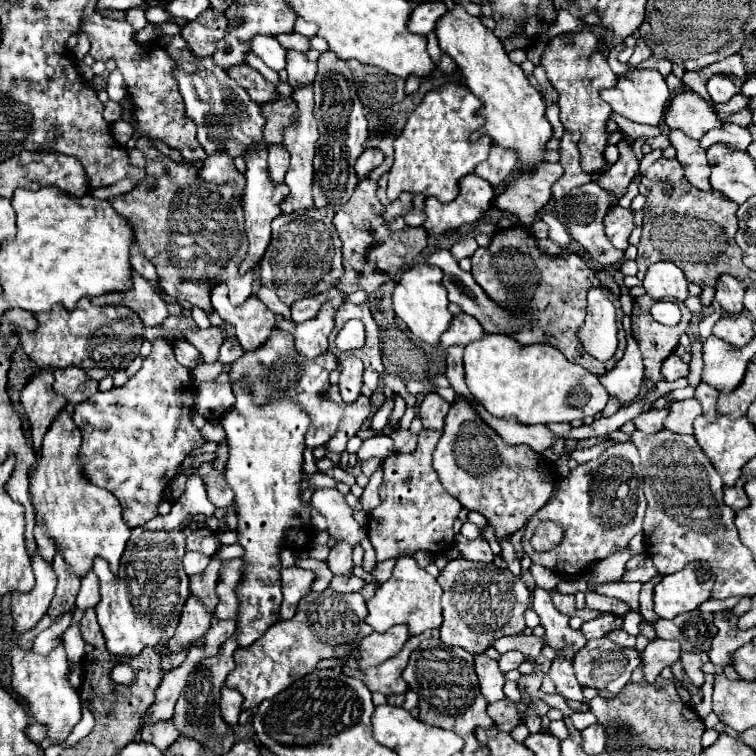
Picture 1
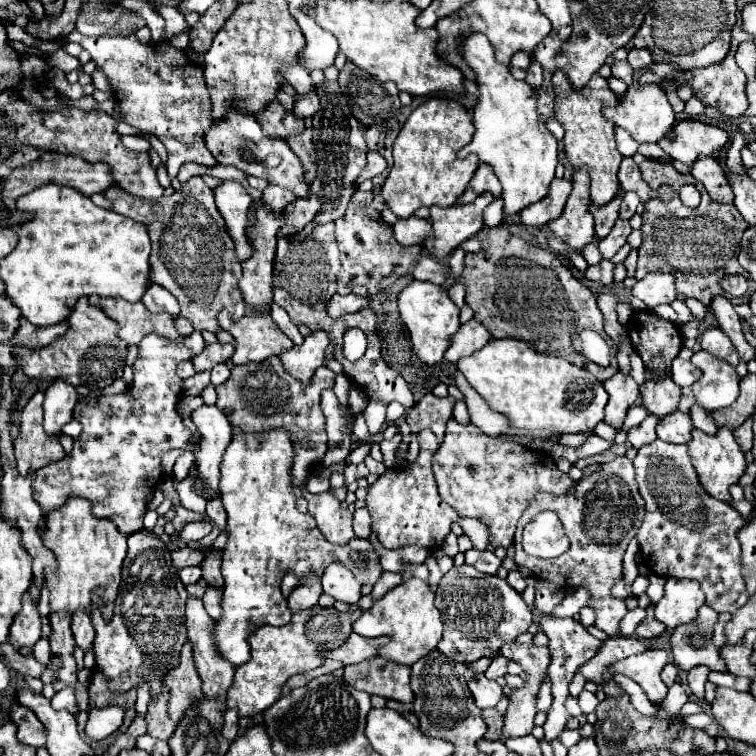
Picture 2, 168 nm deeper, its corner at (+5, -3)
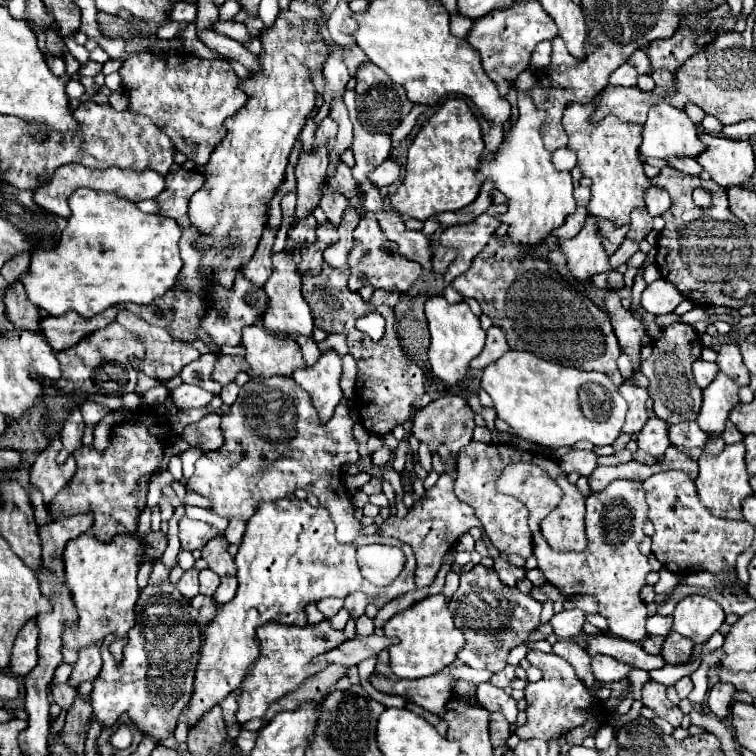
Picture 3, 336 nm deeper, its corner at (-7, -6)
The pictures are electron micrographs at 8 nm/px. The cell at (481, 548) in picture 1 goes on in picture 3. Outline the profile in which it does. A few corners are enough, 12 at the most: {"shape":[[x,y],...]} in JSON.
{"shape":[[496,558],[494,570],[506,586],[516,586],[526,578],[524,568]]}

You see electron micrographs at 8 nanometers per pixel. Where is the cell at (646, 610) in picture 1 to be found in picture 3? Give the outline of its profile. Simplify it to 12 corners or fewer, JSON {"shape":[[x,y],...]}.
{"shape":[[670,632],[662,656],[666,664],[690,662],[694,642]]}

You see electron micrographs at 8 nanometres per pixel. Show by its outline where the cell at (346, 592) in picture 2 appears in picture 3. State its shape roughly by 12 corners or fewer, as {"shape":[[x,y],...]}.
{"shape":[[354,592],[344,600],[344,608],[354,620],[364,614],[368,598]]}

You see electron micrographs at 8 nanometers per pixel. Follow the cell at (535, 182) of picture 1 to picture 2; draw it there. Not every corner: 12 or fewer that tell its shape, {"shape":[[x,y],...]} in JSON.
{"shape":[[552,179],[548,195],[520,211],[524,225],[542,227],[556,219],[572,191]]}

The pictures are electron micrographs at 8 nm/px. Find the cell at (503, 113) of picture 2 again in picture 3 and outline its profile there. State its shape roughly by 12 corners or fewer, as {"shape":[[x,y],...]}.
{"shape":[[538,110],[518,122],[478,176],[508,198],[500,222],[528,252],[576,210]]}

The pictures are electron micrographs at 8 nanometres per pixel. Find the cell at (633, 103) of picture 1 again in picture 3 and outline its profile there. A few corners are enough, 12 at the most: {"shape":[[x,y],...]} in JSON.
{"shape":[[652,106],[640,154],[696,158],[706,150],[684,110]]}

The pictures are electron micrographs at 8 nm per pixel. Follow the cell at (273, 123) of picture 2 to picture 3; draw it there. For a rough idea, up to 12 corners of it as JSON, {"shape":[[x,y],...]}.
{"shape":[[304,152],[296,164],[296,218],[308,218],[320,202],[328,152]]}

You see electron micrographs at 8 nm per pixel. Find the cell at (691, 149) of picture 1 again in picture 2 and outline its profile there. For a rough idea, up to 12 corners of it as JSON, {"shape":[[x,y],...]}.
{"shape":[[714,157],[690,167],[716,203],[732,203],[734,193]]}

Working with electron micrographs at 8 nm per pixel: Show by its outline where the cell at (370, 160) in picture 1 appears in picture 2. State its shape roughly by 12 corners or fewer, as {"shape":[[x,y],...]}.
{"shape":[[368,151],[366,167],[356,185],[380,175],[386,161],[378,151]]}

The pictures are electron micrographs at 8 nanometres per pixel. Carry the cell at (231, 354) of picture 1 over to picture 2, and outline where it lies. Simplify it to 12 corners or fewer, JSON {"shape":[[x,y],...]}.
{"shape":[[226,363],[212,369],[212,383],[224,383],[230,377]]}

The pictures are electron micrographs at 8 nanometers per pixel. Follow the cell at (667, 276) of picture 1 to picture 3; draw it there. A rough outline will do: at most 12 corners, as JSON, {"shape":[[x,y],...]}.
{"shape":[[660,278],[642,292],[642,308],[668,314],[684,300]]}

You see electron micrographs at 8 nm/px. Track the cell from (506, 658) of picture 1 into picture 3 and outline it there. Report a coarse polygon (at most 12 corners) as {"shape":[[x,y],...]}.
{"shape":[[506,666],[502,672],[490,678],[492,686],[508,688],[516,678],[514,666]]}

